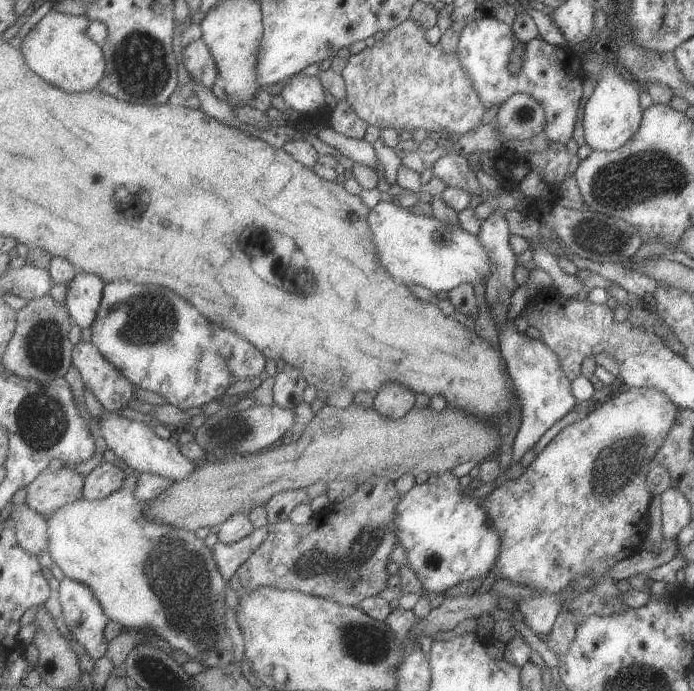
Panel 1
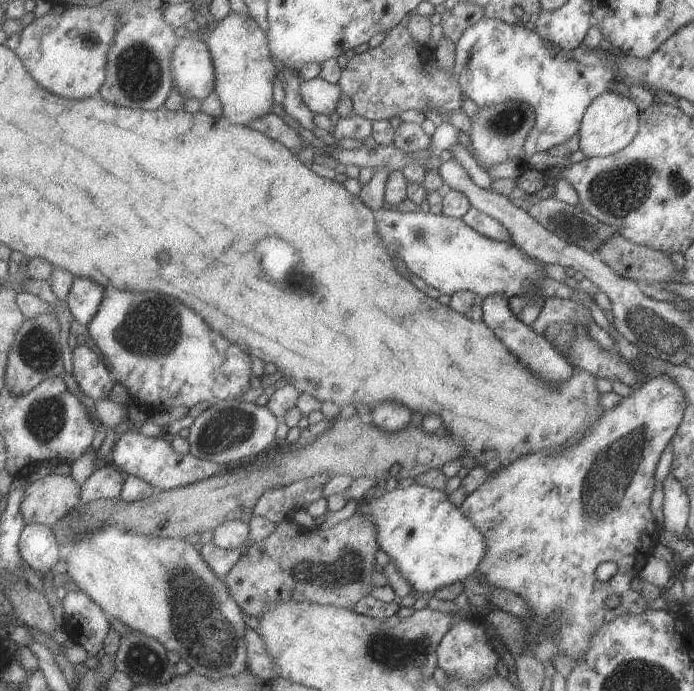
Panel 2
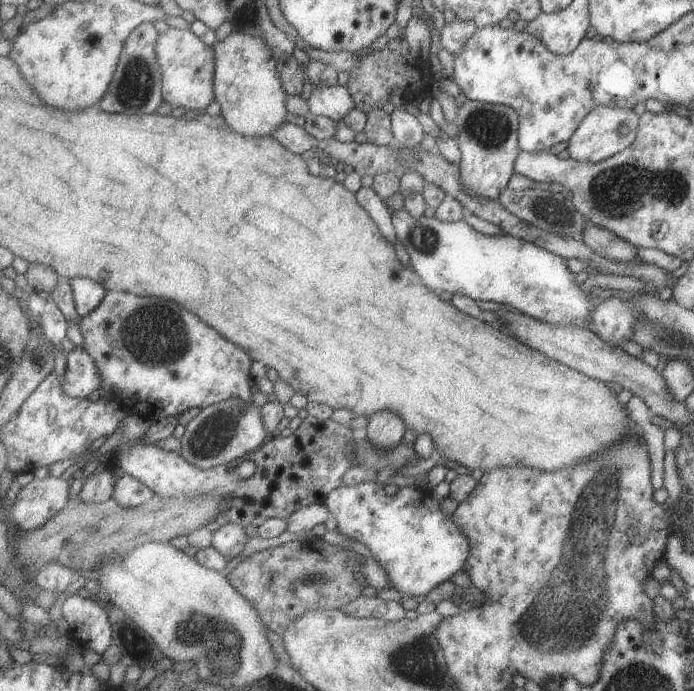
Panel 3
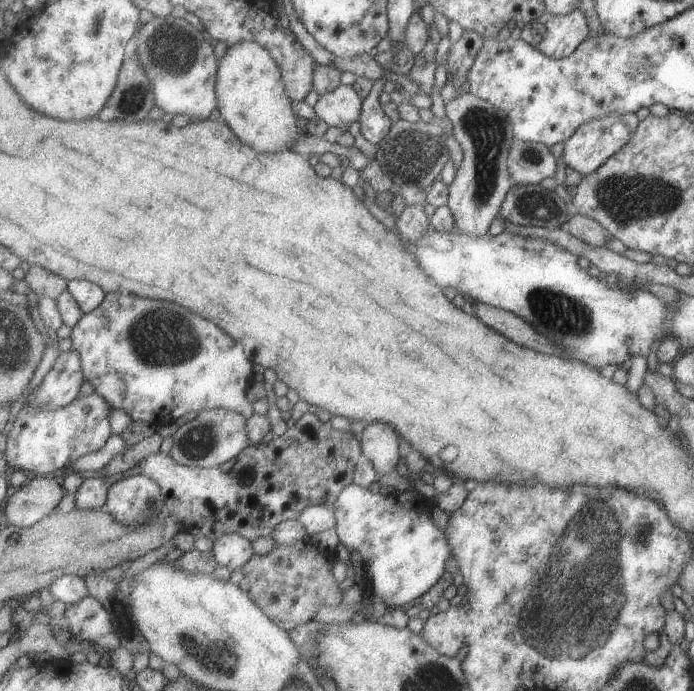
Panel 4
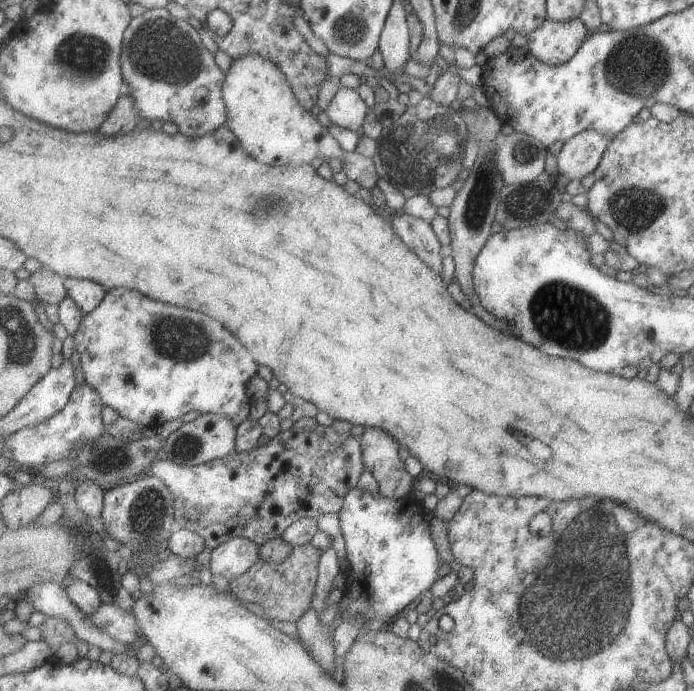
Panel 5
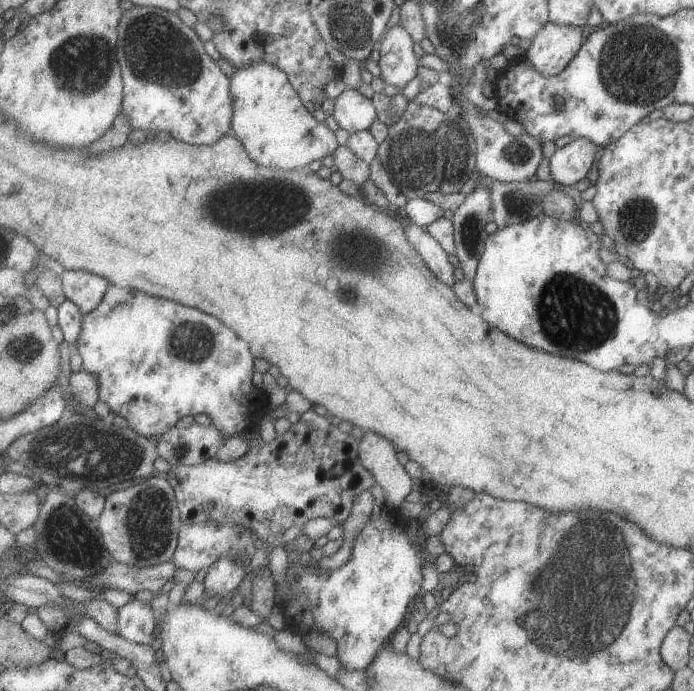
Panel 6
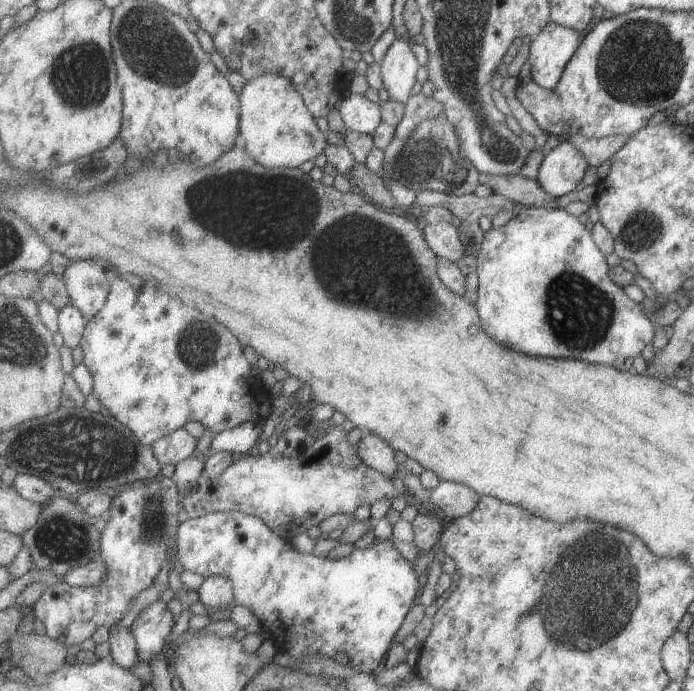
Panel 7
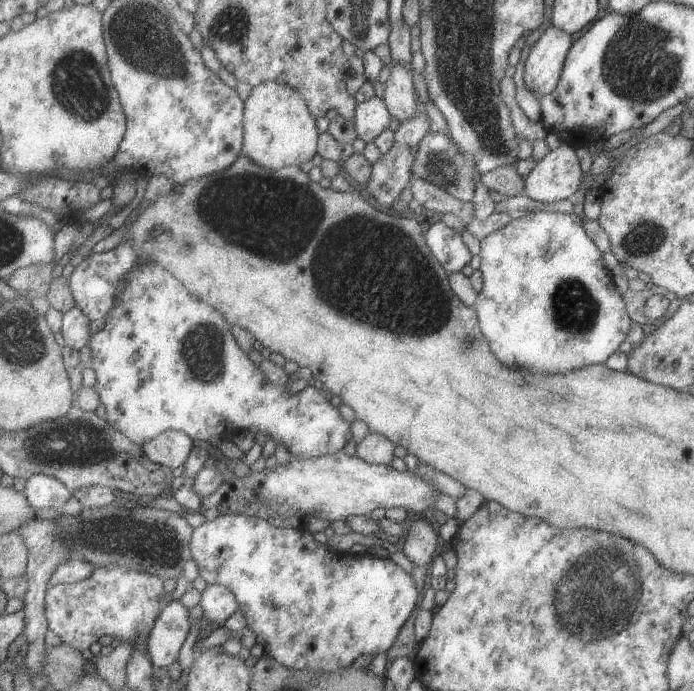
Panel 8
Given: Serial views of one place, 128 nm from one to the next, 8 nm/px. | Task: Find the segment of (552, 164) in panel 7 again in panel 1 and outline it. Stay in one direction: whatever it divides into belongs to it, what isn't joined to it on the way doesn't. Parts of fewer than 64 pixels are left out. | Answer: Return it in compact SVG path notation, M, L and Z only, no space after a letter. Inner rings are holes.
M613 66L603 68L598 81L584 106L582 128L584 143L593 151L614 151L623 146L639 128L642 106L638 101L638 85L632 80L621 78Z

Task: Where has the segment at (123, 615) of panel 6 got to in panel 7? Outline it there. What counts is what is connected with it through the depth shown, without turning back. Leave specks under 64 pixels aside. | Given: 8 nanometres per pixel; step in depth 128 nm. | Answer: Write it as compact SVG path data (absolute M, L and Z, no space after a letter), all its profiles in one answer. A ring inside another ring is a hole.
M156 601L146 606L132 622L133 636L139 648L139 656L146 663L157 658L157 654L165 652L167 640L175 628L176 614L166 601Z

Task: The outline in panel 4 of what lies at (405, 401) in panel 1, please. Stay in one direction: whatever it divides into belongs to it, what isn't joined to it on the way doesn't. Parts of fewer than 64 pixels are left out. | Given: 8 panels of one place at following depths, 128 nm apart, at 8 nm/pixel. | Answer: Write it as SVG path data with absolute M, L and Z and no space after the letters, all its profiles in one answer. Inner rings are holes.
M375 421L369 423L360 435L362 441L362 451L364 452L364 458L369 459L374 462L377 472L382 476L383 474L389 474L389 472L397 472L399 476L401 474L398 472L400 462L403 460L401 454L399 454L399 444L401 444L401 436L390 424Z

